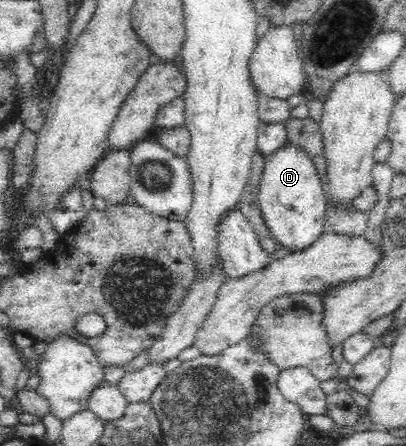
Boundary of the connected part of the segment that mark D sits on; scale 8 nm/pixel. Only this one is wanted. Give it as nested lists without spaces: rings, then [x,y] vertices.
[[[289,142],[265,157],[258,204],[278,243],[291,252],[309,248],[328,229],[326,212],[329,199],[311,158],[301,147]]]

